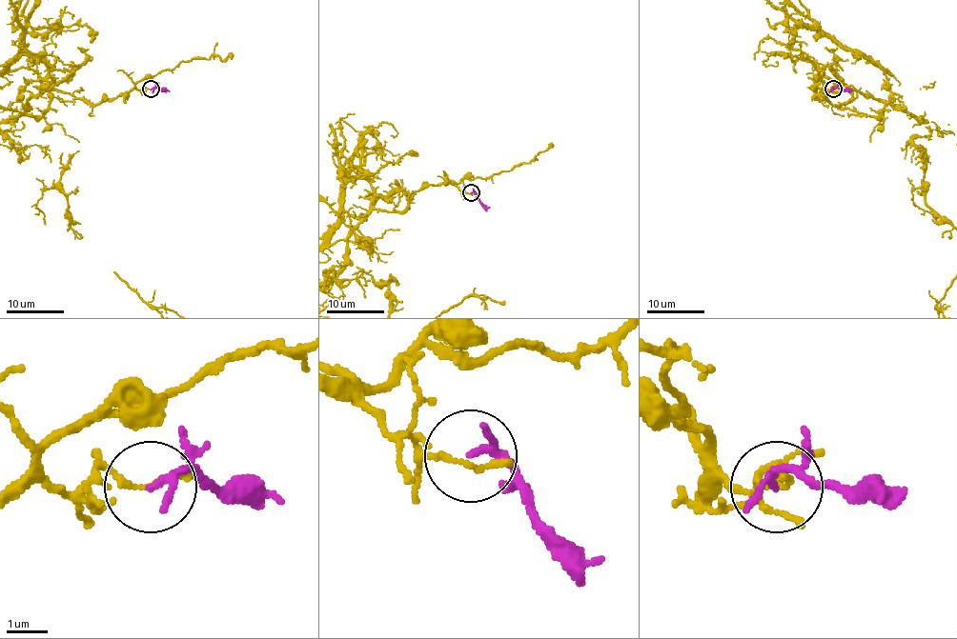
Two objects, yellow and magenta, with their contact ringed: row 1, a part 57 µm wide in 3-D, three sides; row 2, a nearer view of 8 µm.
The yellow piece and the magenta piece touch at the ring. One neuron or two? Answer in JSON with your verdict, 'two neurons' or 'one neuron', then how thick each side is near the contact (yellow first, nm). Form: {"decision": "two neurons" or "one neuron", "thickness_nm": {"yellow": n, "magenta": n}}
{"decision": "two neurons", "thickness_nm": {"yellow": 170, "magenta": 150}}

